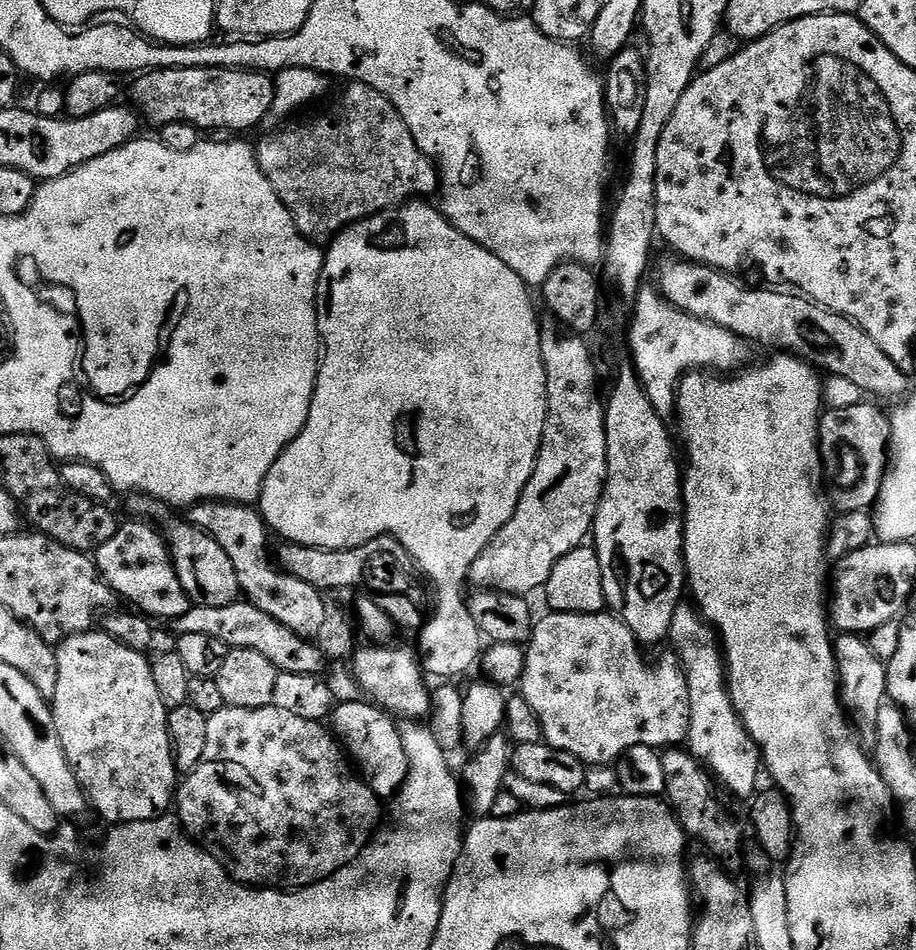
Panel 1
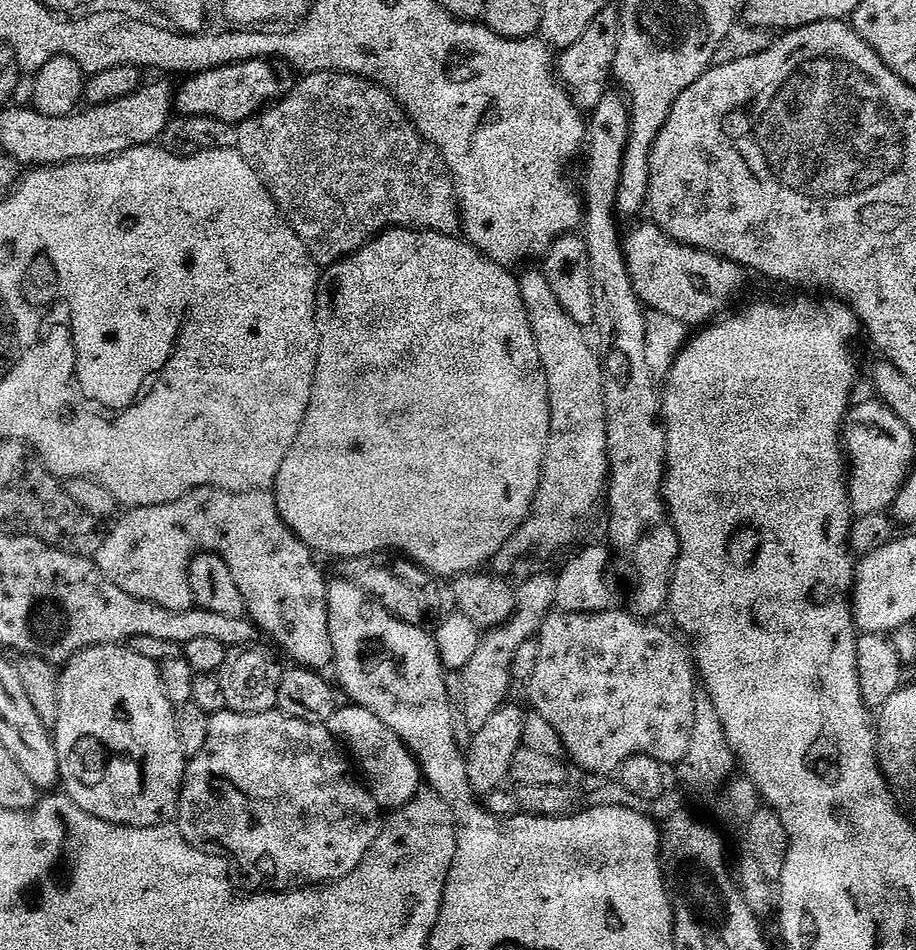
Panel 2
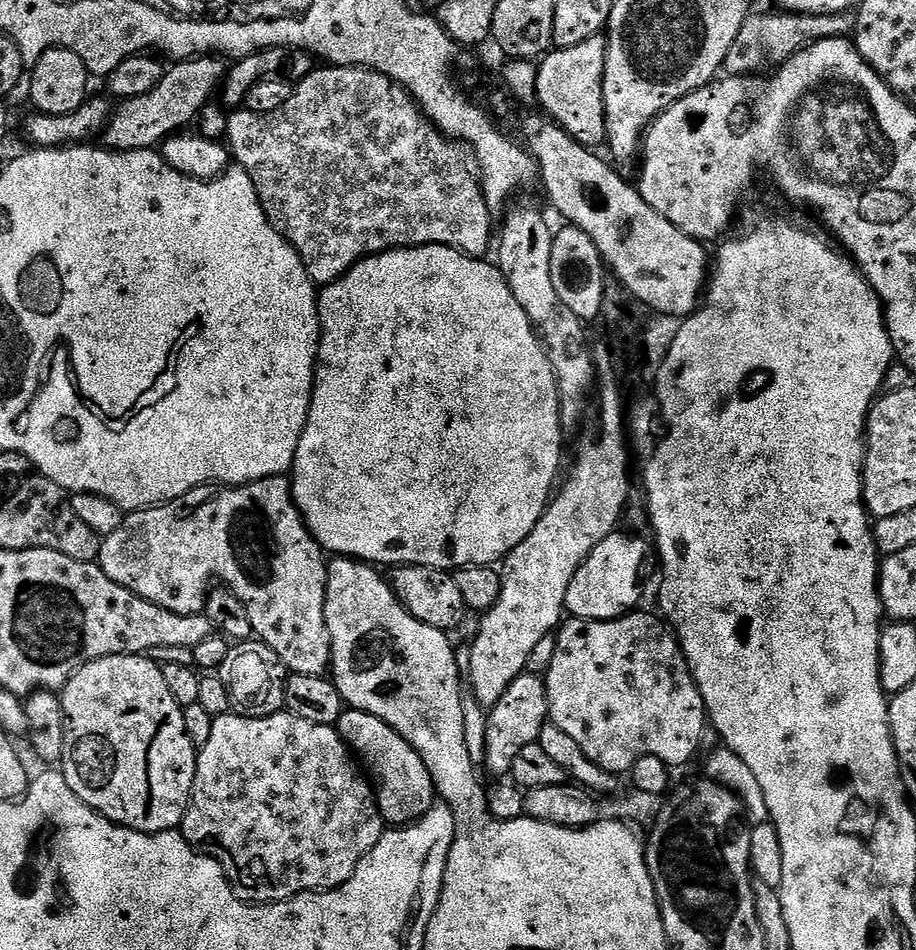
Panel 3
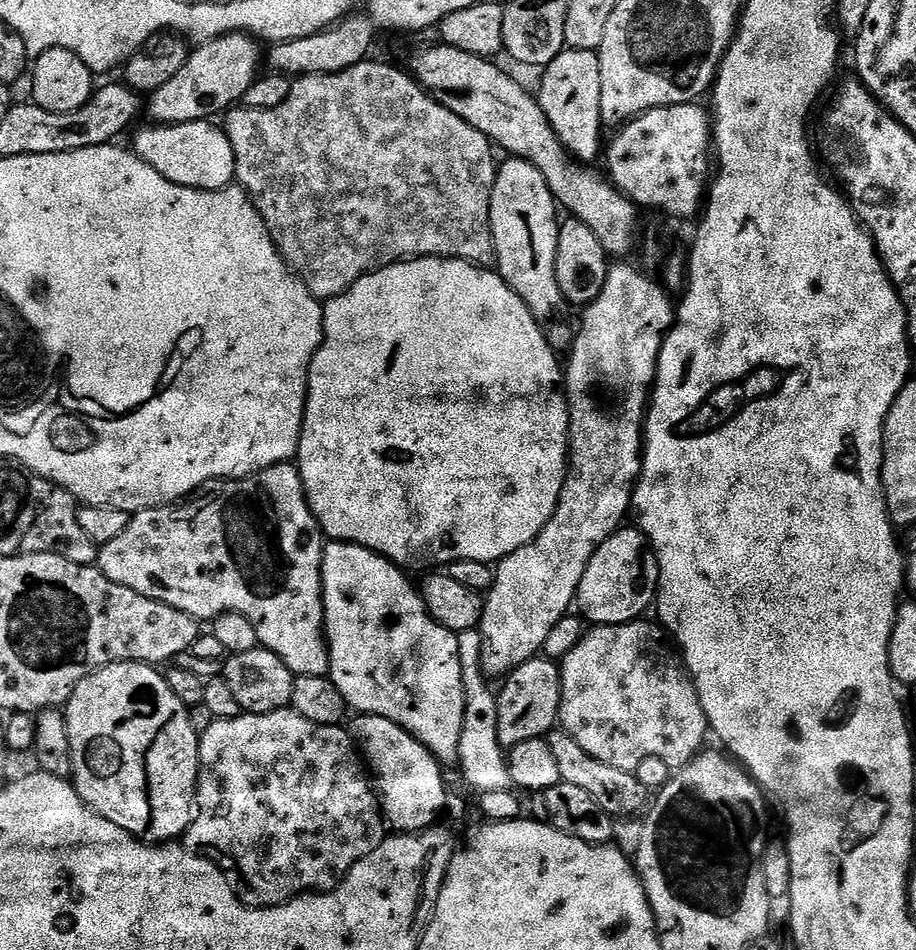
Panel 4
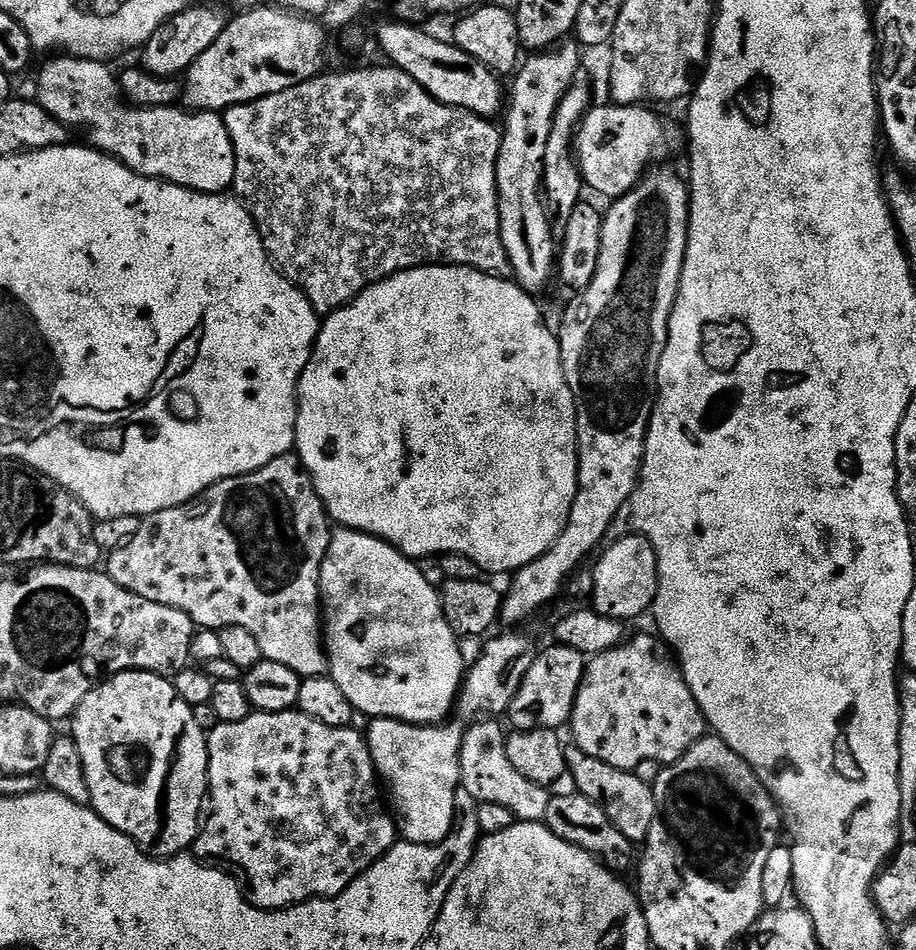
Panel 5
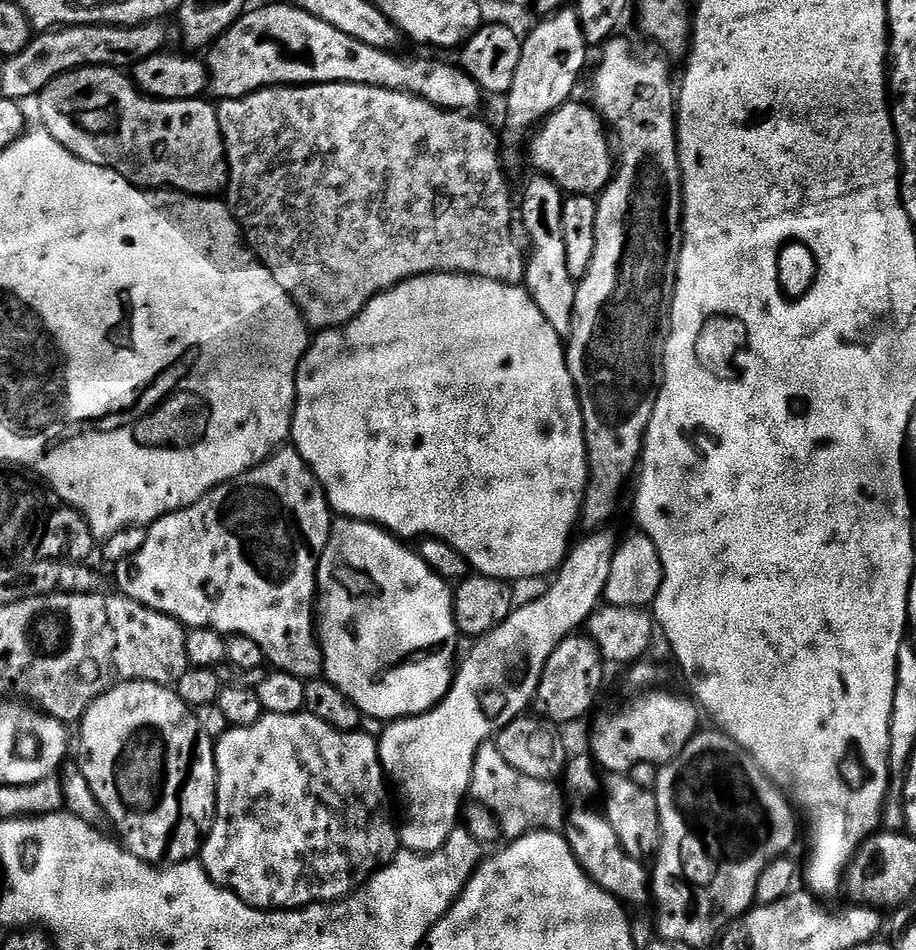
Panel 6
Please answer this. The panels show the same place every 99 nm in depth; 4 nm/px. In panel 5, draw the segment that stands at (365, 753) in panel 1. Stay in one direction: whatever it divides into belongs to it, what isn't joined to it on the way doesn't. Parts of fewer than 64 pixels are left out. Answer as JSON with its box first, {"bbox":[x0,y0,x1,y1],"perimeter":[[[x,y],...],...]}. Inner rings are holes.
{"bbox":[366,630,538,844],"perimeter":[[[516,630],[509,632],[512,632],[509,636],[493,635],[481,650],[476,665],[467,669],[458,697],[458,716],[460,712],[463,722],[452,718],[425,726],[383,718],[371,721],[366,733],[370,758],[387,795],[388,792],[392,795],[390,808],[401,841],[437,844],[452,833],[456,822],[456,792],[460,788],[460,751],[465,722],[475,721],[481,714],[488,718],[503,717],[510,702],[514,702],[514,694],[518,694],[518,686],[522,686],[522,678],[526,676],[526,670],[530,670],[538,651],[530,637],[519,636]]]}

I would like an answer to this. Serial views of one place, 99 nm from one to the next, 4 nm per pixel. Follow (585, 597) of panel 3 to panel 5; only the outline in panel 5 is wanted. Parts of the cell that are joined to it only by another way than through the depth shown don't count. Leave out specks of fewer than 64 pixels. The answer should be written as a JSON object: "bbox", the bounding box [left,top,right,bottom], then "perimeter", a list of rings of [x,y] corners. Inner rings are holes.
{"bbox":[591,536,660,622],"perimeter":[[[624,536],[621,540],[611,541],[604,553],[599,553],[600,561],[591,569],[592,590],[591,607],[606,618],[631,622],[643,612],[651,609],[656,600],[656,591],[660,585],[658,558],[651,542],[645,536]]]}

